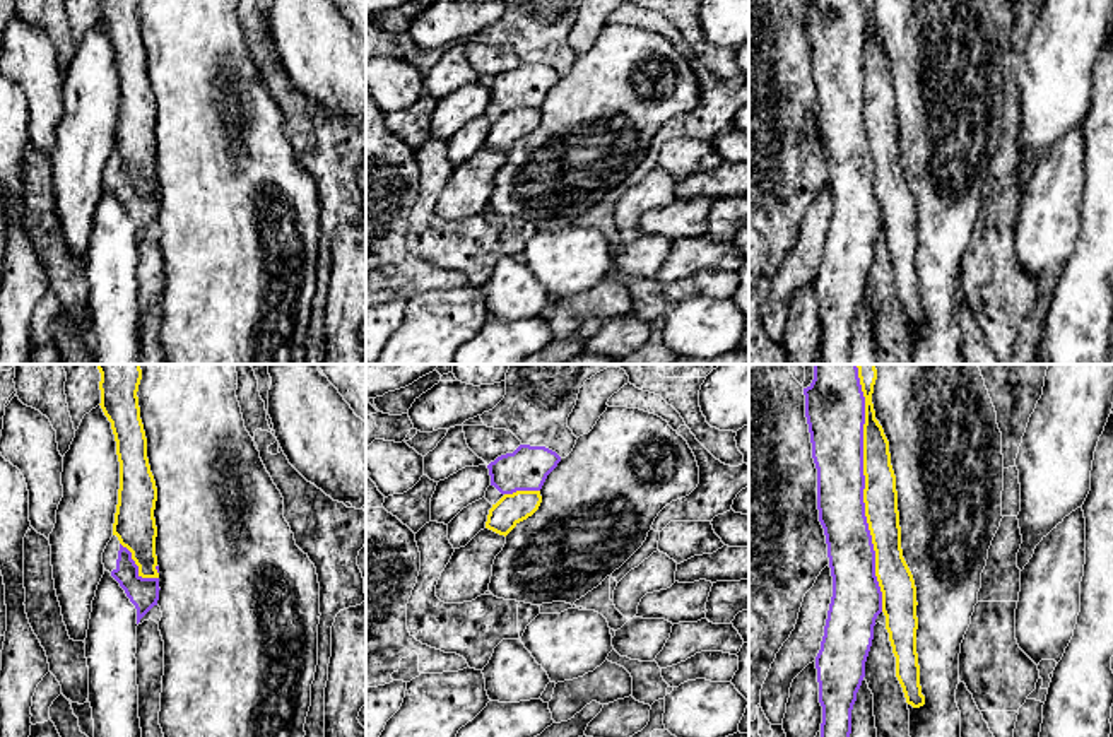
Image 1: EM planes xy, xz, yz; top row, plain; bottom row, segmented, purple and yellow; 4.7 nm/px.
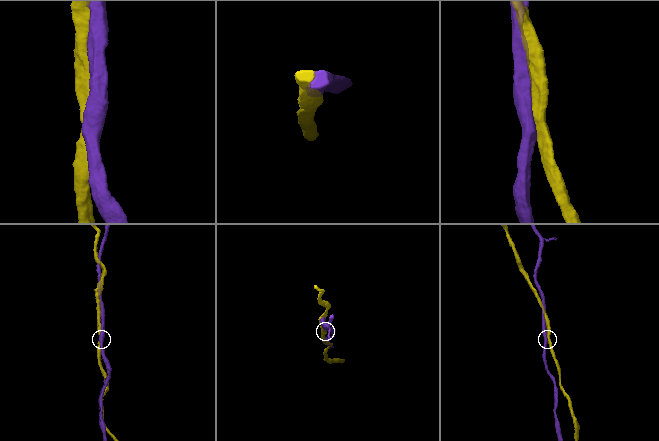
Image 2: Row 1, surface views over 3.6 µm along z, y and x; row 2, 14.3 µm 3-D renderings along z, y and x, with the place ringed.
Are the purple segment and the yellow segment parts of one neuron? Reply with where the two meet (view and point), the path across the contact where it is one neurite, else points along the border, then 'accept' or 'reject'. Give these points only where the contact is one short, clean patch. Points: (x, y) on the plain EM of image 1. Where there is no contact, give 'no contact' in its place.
meets purple in yz at (862, 115); reject

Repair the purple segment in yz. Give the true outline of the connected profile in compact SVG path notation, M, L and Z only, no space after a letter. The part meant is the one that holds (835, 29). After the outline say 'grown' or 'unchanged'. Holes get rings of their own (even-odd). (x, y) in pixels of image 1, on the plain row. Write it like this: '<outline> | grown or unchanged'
M810 0L804 5L805 34L817 85L817 127L824 145L833 193L833 214L816 274L819 320L822 323L821 363L850 364L851 327L865 294L874 243L882 229L882 209L875 193L875 168L863 120L865 14L860 0Z | unchanged

